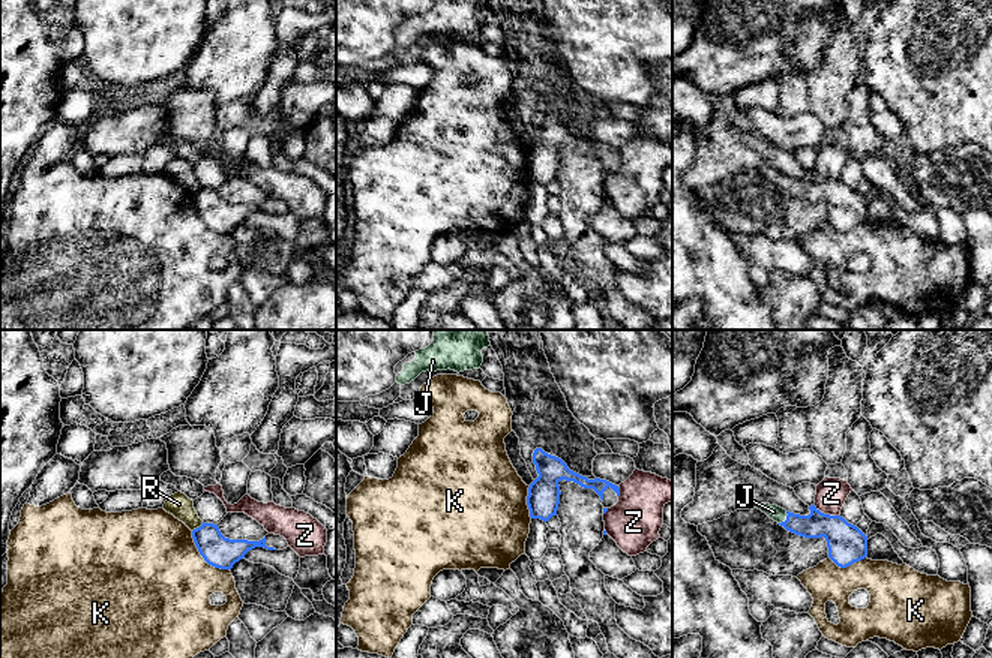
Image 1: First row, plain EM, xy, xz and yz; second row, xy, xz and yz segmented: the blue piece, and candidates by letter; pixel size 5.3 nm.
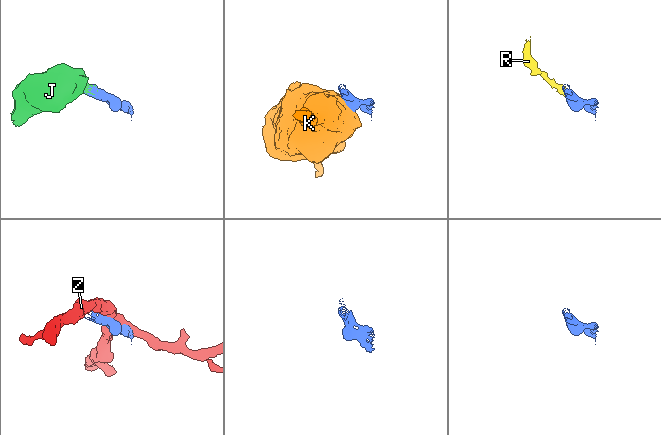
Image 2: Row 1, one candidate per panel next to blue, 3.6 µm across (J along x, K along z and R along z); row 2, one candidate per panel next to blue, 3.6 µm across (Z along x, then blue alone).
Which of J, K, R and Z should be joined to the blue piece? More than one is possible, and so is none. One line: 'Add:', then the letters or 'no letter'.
Add: J

